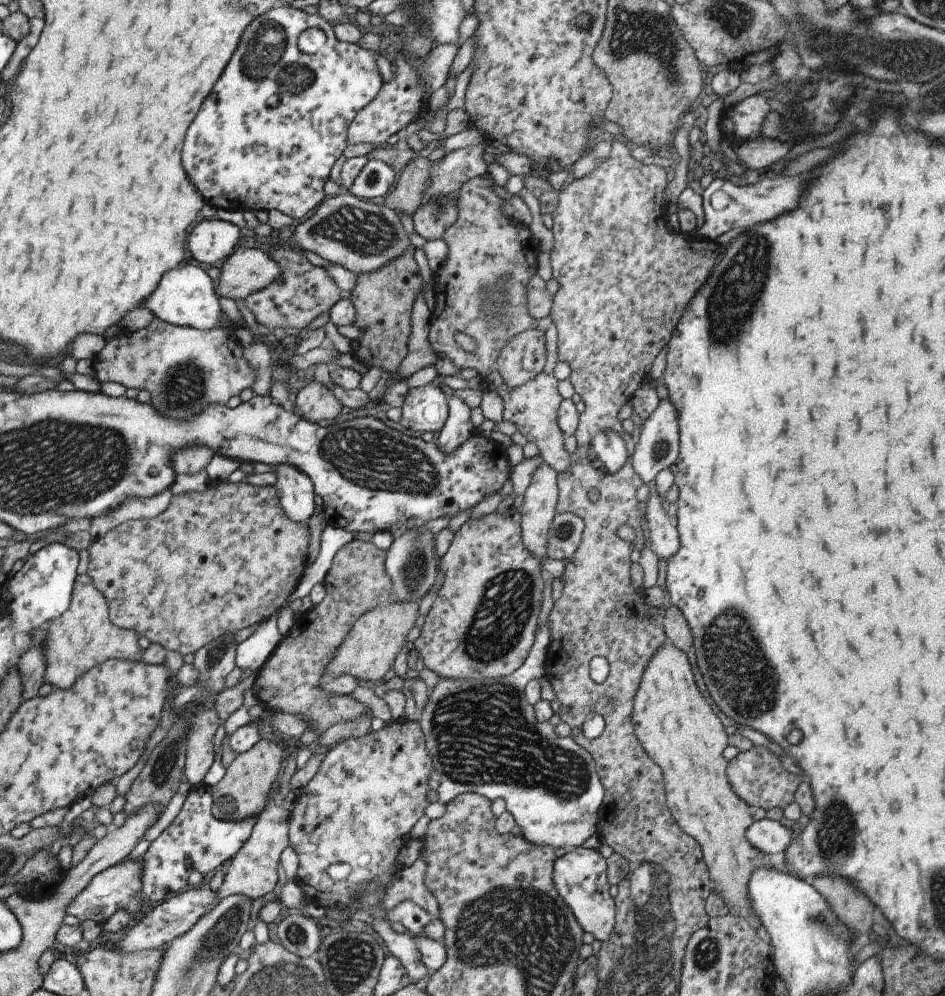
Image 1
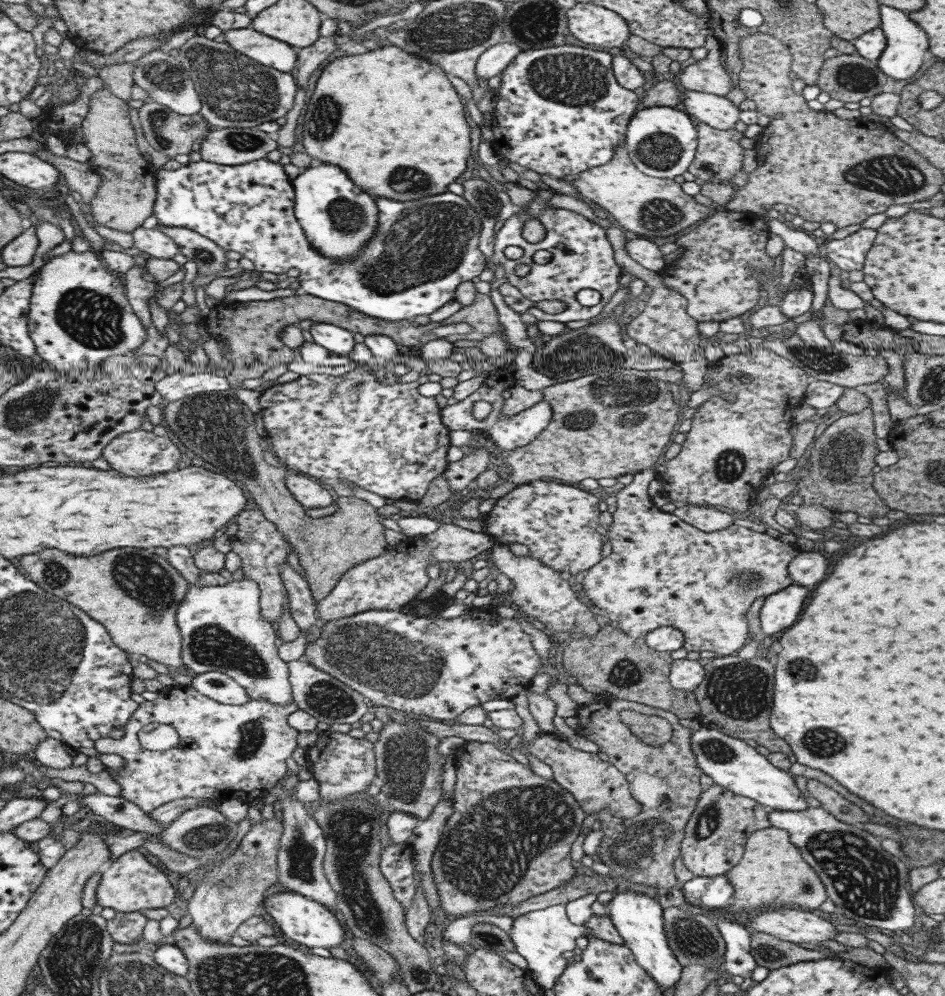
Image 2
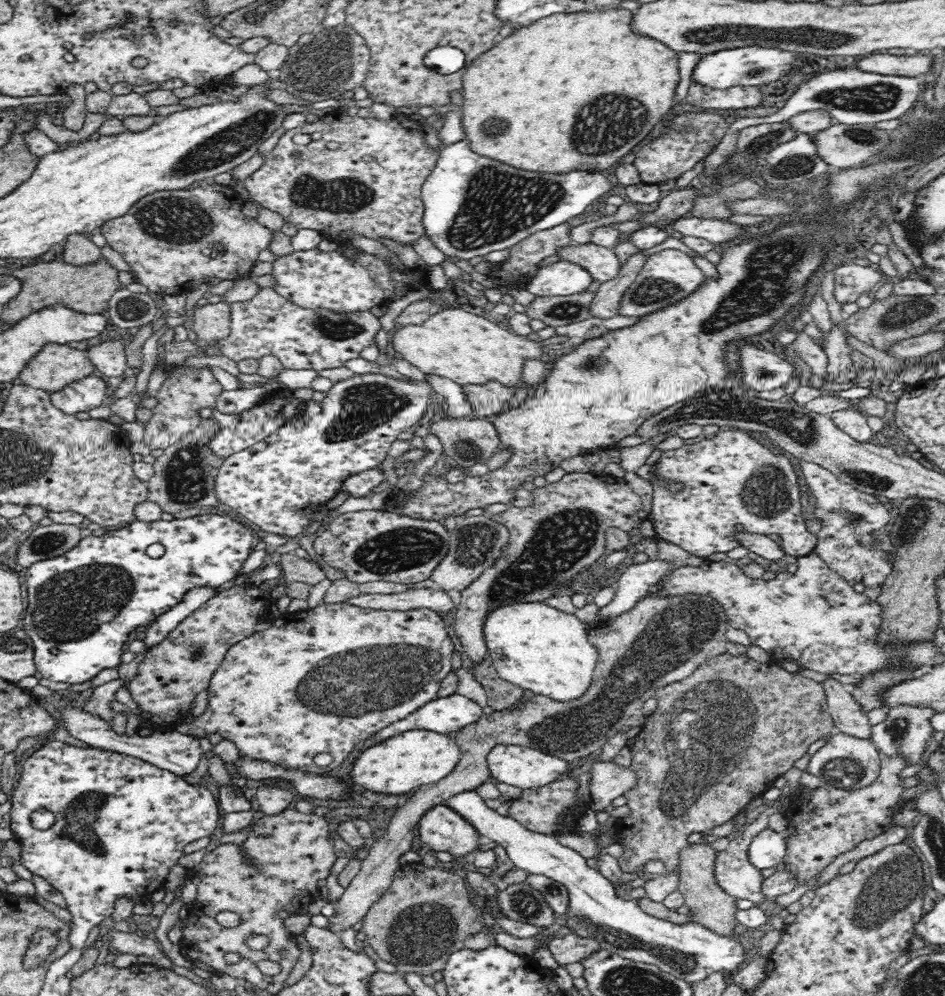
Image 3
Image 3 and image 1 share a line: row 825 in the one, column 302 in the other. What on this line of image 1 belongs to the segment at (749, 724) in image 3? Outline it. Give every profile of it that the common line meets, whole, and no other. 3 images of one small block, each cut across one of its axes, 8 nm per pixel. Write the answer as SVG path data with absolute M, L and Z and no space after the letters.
M355 539L335 554L322 583L326 589L323 600L294 621L287 635L255 674L252 688L257 702L265 709L292 714L307 725L315 725L320 733L333 724L353 722L370 712L367 706L351 700L348 695L324 692L319 688L319 680L324 678L326 667L332 662L355 620L391 599L391 580L384 570L386 555L385 549Z

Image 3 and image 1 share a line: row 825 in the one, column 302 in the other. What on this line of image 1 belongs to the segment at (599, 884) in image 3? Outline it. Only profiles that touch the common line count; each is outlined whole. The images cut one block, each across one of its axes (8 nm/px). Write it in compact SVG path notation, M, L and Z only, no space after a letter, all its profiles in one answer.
M275 465L269 476L274 478L271 483L286 516L293 521L307 522L317 510L313 503L311 480L290 465Z

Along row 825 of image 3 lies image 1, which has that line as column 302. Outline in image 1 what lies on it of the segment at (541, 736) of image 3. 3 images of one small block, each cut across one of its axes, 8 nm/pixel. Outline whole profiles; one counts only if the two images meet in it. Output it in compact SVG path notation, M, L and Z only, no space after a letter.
M315 381L301 388L293 400L297 416L312 423L331 420L341 412L342 408L332 392Z

